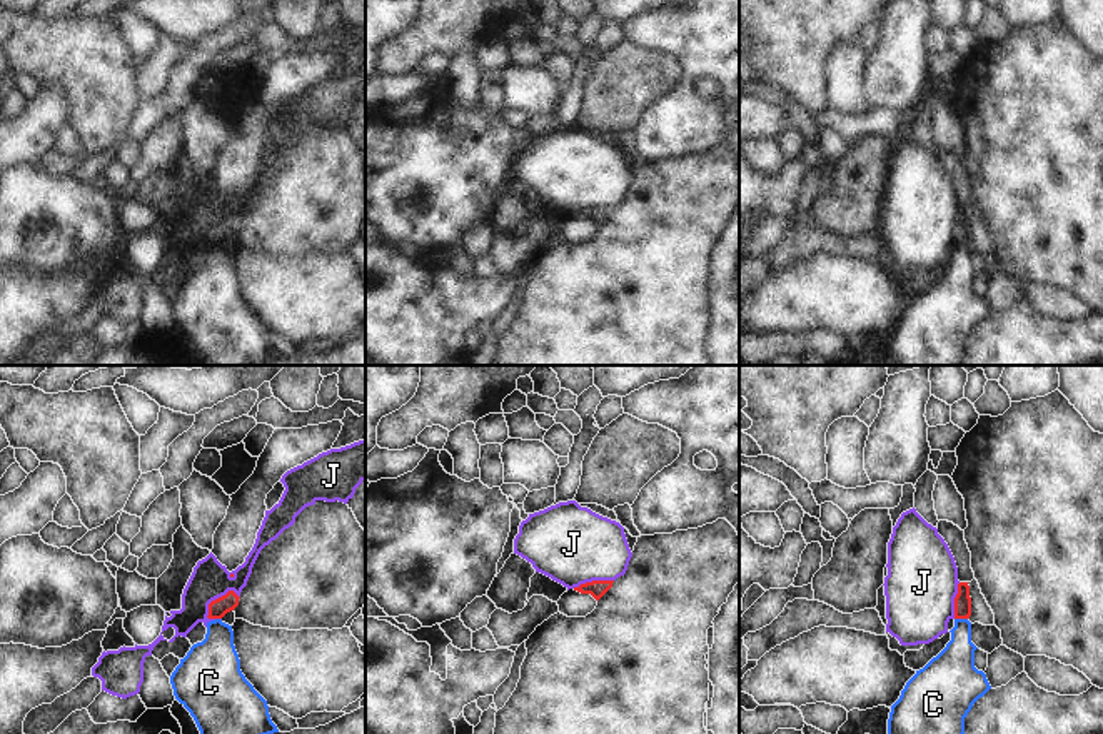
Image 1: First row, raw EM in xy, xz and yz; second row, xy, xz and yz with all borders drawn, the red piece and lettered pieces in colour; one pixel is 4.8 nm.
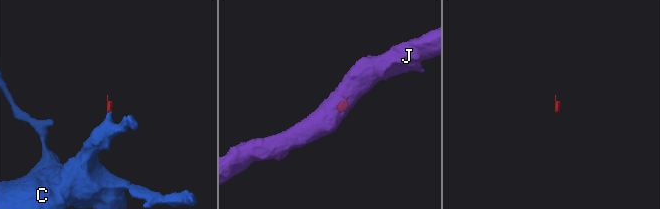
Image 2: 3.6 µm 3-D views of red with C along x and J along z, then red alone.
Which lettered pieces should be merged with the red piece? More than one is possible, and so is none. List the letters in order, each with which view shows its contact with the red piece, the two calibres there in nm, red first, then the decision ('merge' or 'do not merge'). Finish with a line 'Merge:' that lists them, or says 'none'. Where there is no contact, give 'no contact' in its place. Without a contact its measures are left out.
C: yz | 80/200 nm | merge
J: xy | 90/190 nm | do not merge
Merge: C

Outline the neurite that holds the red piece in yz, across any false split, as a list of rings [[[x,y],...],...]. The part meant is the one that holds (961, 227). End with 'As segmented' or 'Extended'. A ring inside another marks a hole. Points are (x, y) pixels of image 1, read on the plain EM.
[[[948,147],[938,148],[938,160],[948,170],[958,194],[954,254],[951,267],[906,309],[891,332],[888,364],[891,365],[961,365],[964,344],[990,315],[983,297],[975,294],[971,269],[970,209],[975,205],[964,157]]]. Extended.

